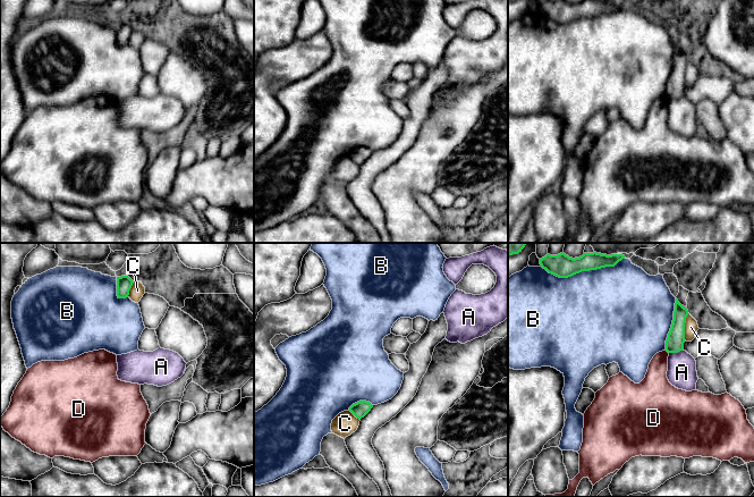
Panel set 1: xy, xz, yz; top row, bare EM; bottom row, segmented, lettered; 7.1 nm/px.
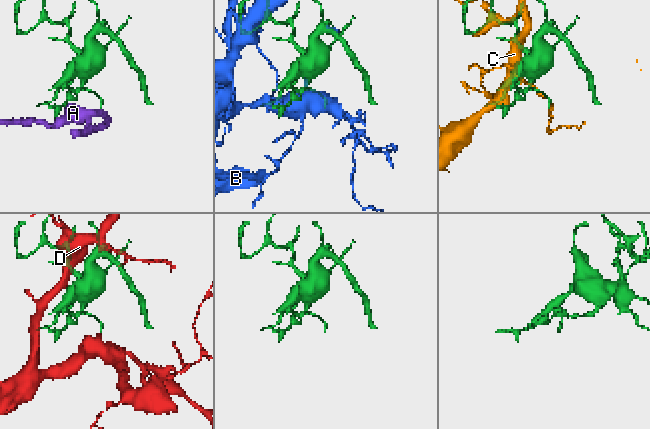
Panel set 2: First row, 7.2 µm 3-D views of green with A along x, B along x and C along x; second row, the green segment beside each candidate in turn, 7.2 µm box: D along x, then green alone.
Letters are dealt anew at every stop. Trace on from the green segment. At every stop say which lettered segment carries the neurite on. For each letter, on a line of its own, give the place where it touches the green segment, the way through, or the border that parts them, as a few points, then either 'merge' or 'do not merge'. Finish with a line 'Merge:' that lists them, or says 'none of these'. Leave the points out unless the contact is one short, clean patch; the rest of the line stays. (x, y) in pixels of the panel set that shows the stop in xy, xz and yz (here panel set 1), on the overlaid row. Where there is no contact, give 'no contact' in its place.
A: meets green in yz at (676, 352); border along yz (683, 348), (669, 353); do not merge
B: meets green in yz at (583, 270); do not merge
C: meets green in yz at (684, 327); do not merge
D: meets green in yz at (667, 351); border along yz (666, 350), (668, 353); do not merge
Merge: none of these

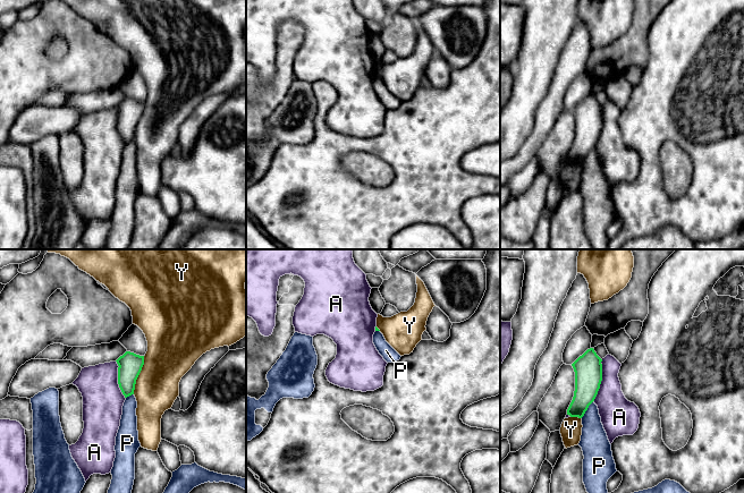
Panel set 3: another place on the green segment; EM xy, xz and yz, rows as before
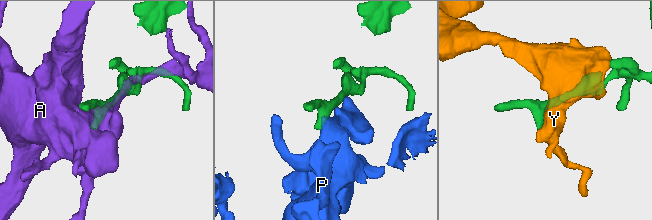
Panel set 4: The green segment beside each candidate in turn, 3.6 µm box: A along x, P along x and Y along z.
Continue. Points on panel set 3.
A: meets green in yz at (601, 380); do not merge
P: meets green in yz at (586, 409); border along yz (592, 401), (581, 417); do not merge
Y: meets green in xy at (138, 374); do not merge
Merge: none of these

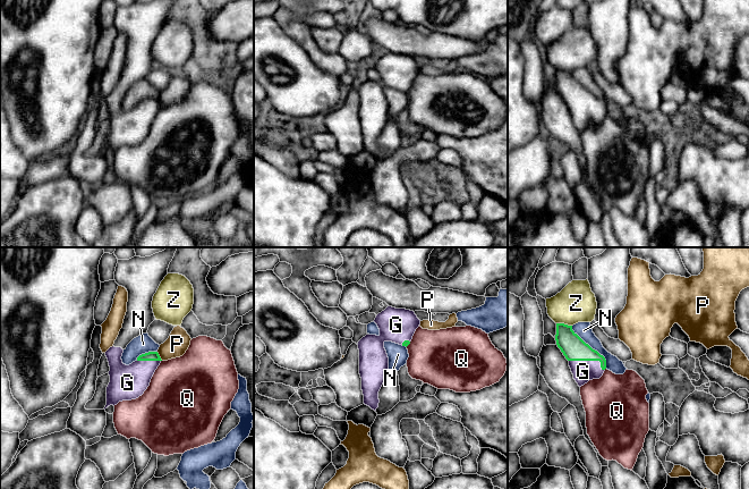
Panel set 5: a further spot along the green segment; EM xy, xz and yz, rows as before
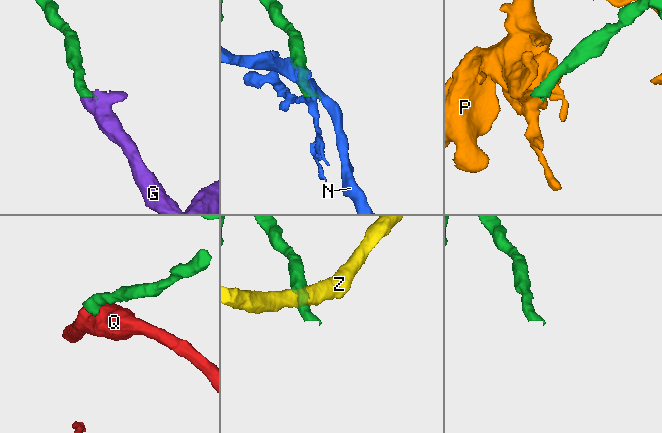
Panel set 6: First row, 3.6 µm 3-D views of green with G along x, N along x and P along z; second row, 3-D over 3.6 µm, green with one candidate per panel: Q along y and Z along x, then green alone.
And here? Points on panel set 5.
G: meets green in yz at (588, 360); merge
N: meets green in yz at (590, 347); do not merge
P: meets green in xy at (159, 356); border along xy (156, 352), (162, 360); do not merge
Q: meets green in xz at (408, 344); border along xz (410, 342), (406, 346); do not merge
Z: meets green in yz at (563, 323); border along yz (556, 322), (571, 326); do not merge
Merge: G

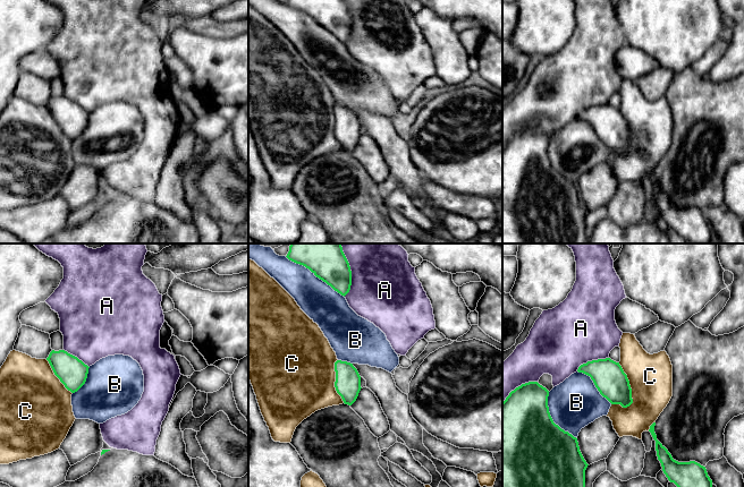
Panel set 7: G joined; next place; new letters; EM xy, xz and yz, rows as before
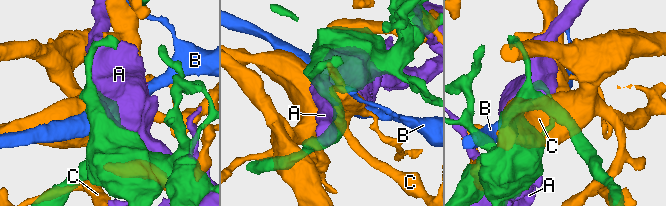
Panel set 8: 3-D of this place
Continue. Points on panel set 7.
A: meets green in xz at (349, 270); do not merge
B: meets green in xz at (314, 274); do not merge
C: meets green in yz at (630, 385); do not merge
Merge: none of these

